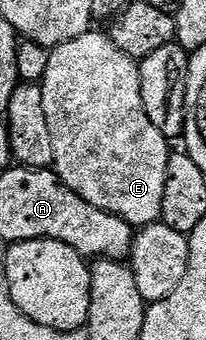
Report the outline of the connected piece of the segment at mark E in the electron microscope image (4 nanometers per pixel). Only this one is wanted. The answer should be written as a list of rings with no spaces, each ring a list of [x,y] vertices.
[[[89,30],[69,42],[59,44],[50,49],[49,67],[45,69],[45,78],[41,82],[43,101],[45,102],[45,122],[49,122],[49,138],[53,138],[53,171],[60,182],[69,190],[73,190],[85,202],[97,206],[103,212],[113,214],[132,226],[146,226],[154,224],[163,215],[163,199],[165,198],[165,178],[167,177],[167,163],[171,157],[169,141],[163,137],[161,130],[149,122],[149,114],[145,114],[145,106],[141,102],[141,78],[139,64],[126,56],[119,47],[111,41],[110,35],[103,36],[96,30]]]

